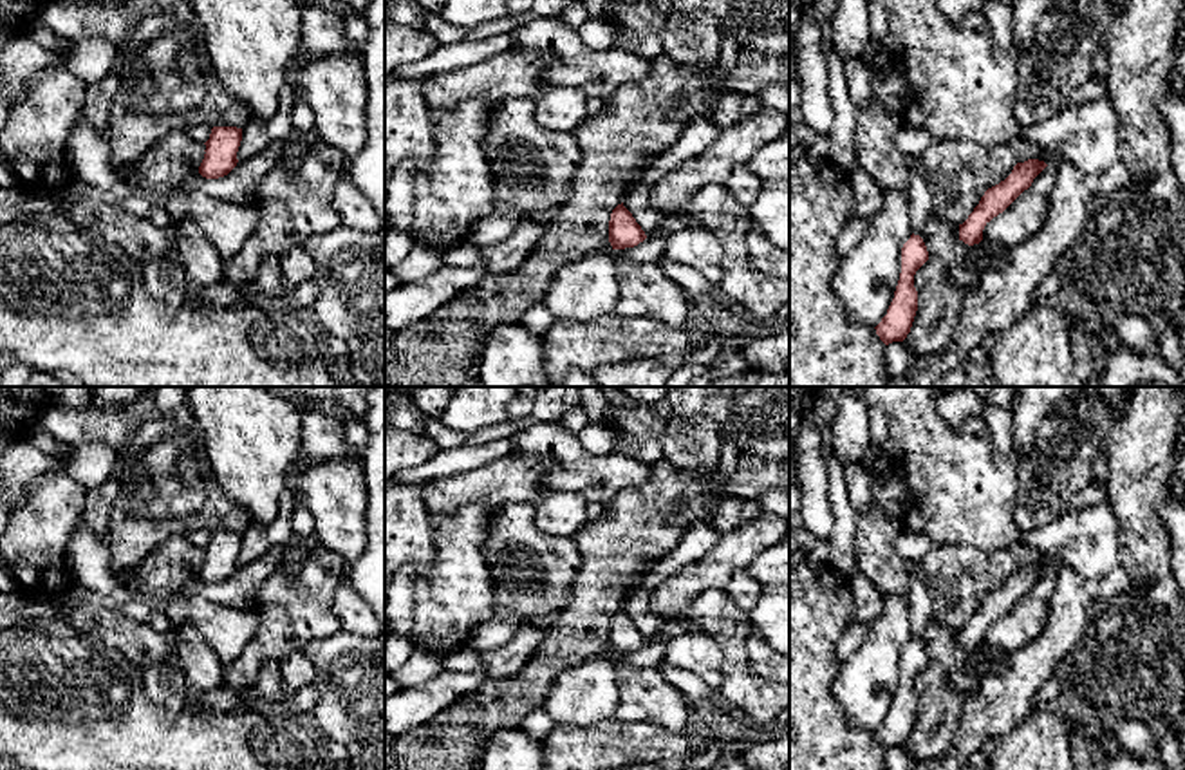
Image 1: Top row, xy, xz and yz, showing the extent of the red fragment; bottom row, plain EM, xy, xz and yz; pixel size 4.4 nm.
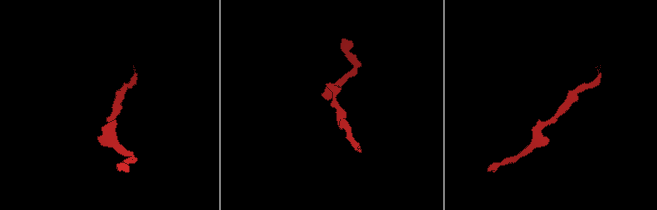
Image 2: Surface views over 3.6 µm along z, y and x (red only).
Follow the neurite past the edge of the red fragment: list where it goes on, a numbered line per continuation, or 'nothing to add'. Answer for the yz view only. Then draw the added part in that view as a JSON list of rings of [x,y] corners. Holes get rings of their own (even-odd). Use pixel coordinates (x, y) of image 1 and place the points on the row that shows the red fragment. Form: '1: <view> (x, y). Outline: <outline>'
nothing to add

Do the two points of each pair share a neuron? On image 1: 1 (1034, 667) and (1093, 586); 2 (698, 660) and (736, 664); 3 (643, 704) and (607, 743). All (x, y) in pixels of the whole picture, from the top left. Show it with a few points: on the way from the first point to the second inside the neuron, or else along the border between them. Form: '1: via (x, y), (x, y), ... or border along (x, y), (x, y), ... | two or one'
1: via (1050, 647), (1064, 626), (1066, 613), (1073, 606) | one
2: border along (694, 629), (703, 629), (719, 647), (718, 691) | two
3: border along (611, 718), (653, 722), (669, 731) | two

